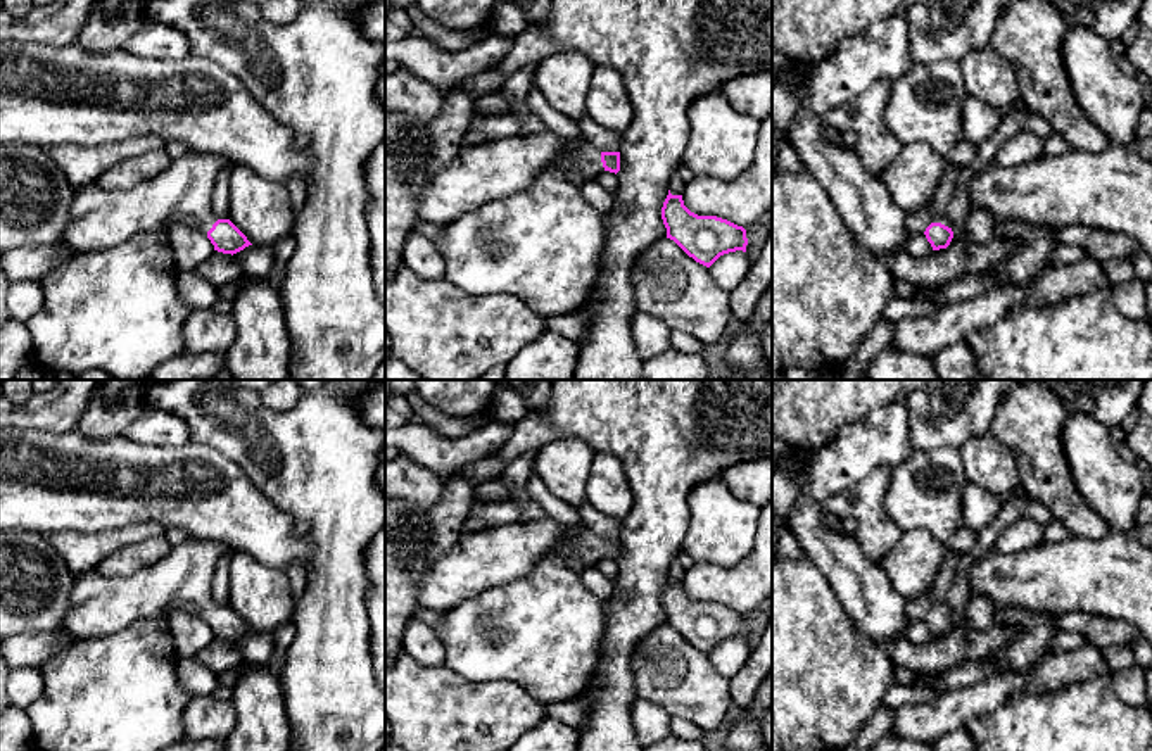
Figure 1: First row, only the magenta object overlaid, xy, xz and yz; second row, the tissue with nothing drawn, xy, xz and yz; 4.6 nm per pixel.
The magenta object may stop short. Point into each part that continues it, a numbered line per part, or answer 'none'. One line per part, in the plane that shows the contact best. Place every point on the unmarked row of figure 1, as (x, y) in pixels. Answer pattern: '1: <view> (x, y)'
1: xz (479, 561)

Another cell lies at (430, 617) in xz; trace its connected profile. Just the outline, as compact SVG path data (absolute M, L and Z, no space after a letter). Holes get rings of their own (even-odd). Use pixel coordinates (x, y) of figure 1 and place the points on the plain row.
M418 606L411 616L413 620L420 620L434 628L442 623L444 611L428 609L425 606Z

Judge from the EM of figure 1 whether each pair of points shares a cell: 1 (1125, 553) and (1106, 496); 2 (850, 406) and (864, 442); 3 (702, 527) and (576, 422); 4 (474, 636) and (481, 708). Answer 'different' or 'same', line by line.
1: different
2: different
3: different
4: different

